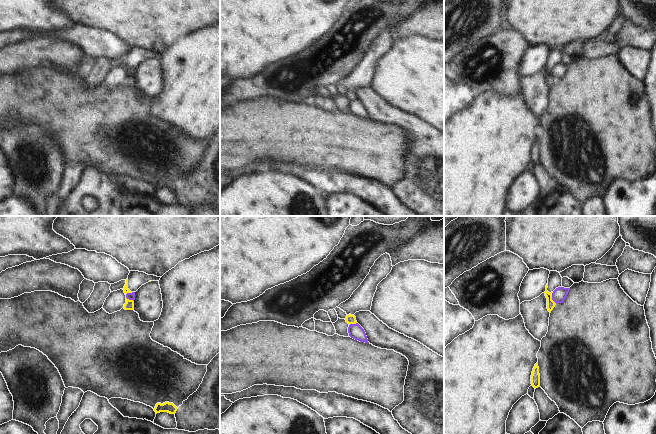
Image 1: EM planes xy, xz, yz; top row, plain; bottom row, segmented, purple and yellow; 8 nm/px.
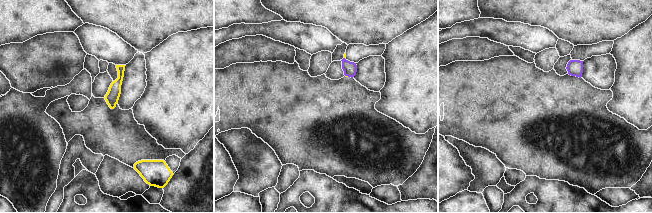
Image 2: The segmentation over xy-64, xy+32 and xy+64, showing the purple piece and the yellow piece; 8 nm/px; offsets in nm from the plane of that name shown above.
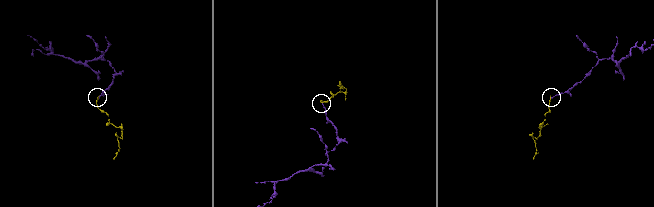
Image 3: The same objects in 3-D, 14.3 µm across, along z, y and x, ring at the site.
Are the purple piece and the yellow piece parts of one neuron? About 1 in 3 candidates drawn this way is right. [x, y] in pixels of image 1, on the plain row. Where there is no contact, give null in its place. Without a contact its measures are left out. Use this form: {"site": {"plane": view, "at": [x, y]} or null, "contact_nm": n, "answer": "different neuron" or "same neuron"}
{"site": {"plane": "yz", "at": [552, 74]}, "contact_nm": 100, "answer": "different neuron"}

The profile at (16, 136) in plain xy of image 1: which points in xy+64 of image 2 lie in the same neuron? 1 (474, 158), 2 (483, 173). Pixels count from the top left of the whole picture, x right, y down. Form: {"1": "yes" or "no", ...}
{"1": "yes", "2": "yes"}

